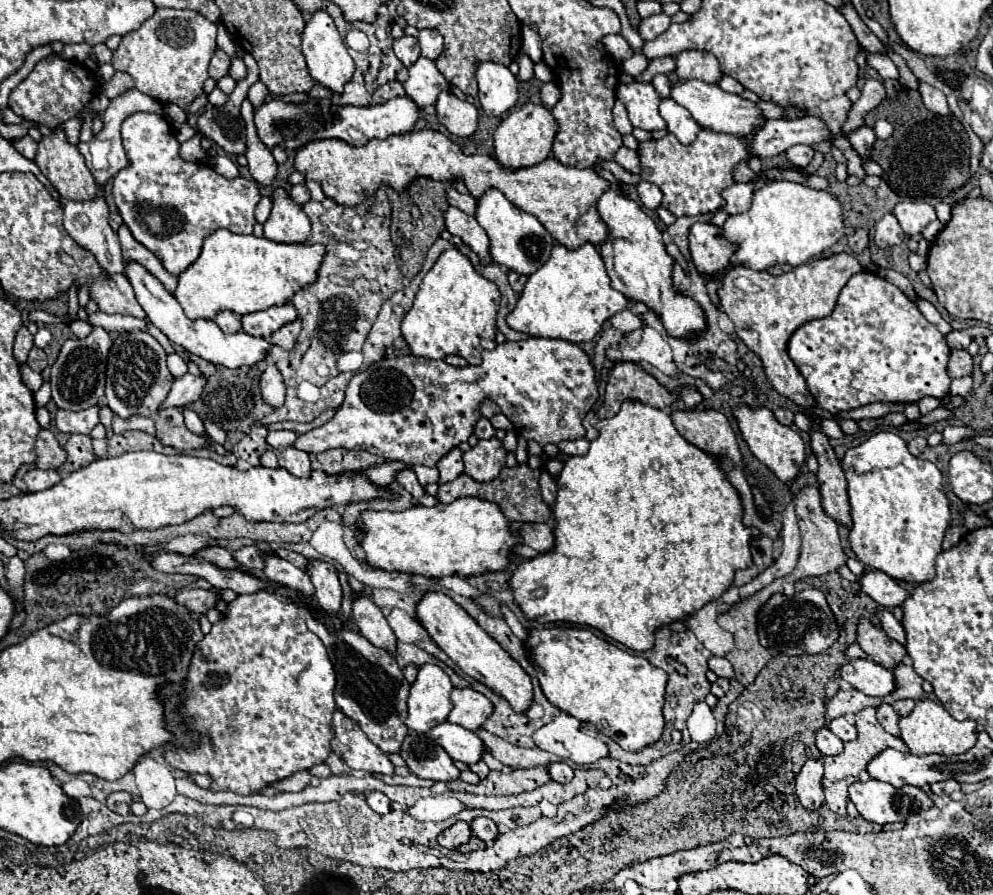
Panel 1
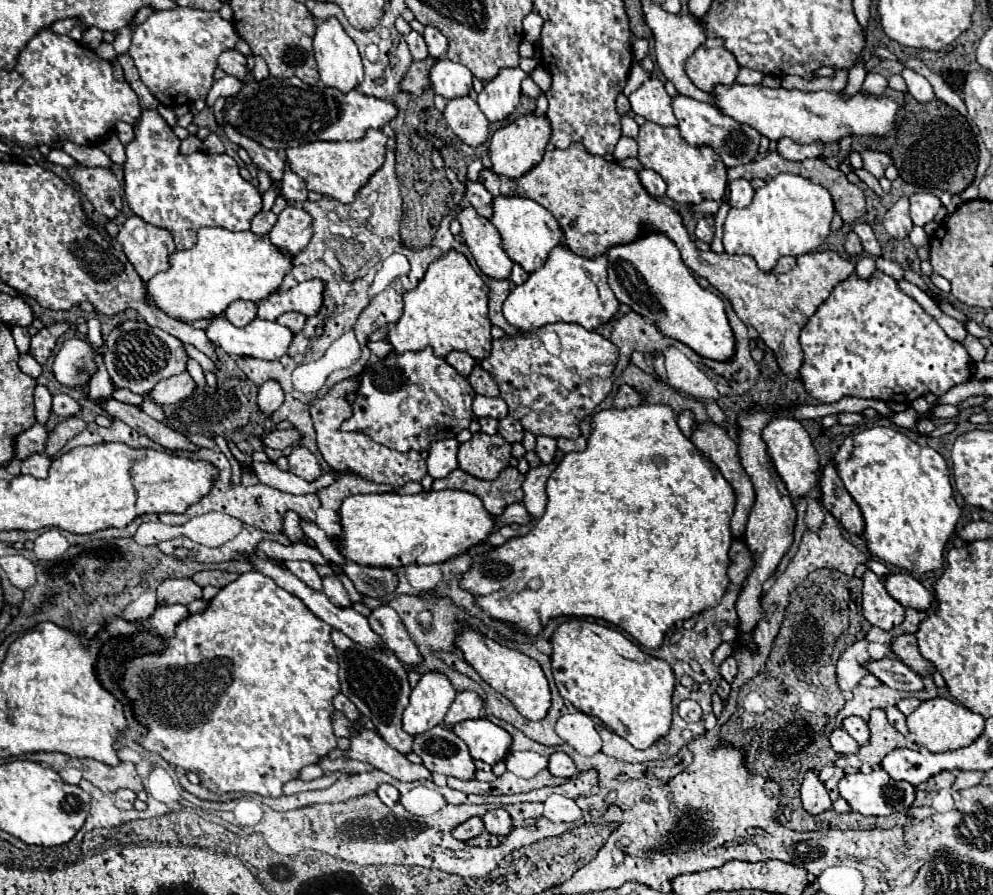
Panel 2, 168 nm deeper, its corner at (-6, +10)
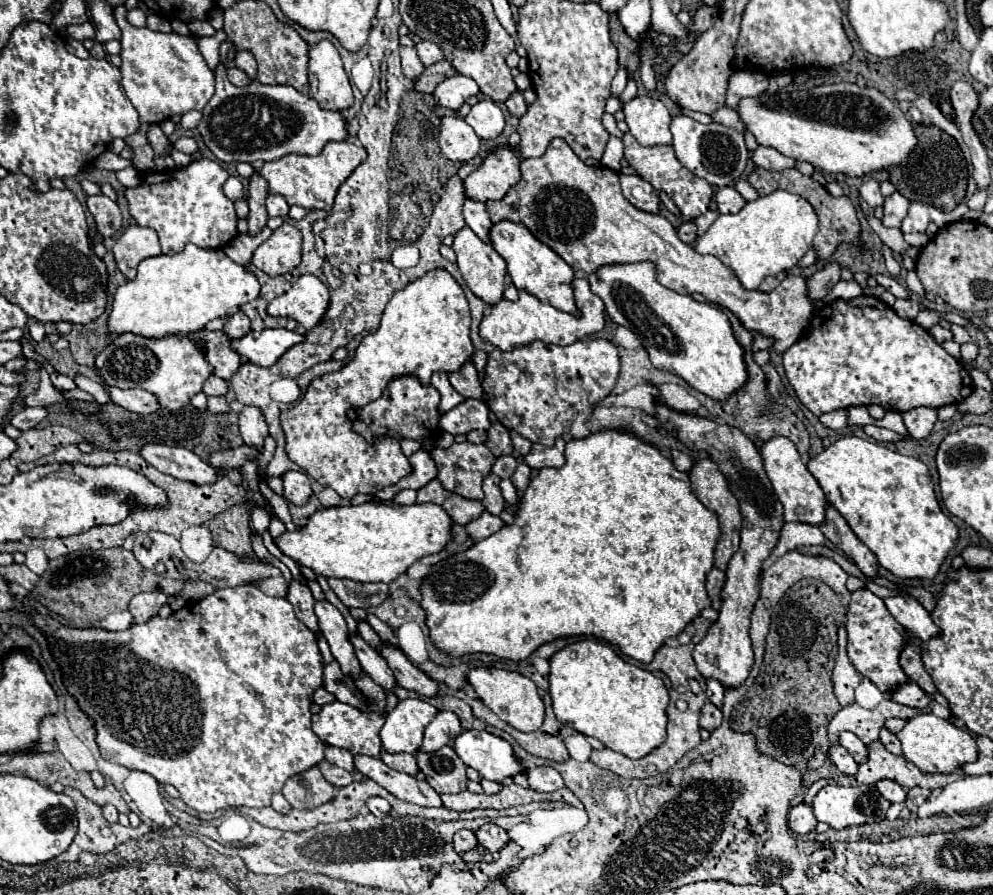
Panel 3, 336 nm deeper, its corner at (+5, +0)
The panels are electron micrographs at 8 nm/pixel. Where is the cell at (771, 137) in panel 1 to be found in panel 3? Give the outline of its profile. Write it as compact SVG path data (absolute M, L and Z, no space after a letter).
M675 116L671 120L671 134L673 134L673 148L677 160L689 168L693 174L705 178L709 184L723 188L735 184L741 174L745 172L749 150L745 146L743 134L735 128L727 128L723 124L701 124L689 116Z

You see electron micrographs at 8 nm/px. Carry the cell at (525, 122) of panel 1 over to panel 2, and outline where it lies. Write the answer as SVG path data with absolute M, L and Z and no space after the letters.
M528 114L528 116L514 120L512 124L504 126L504 128L500 128L492 134L490 148L488 148L488 154L490 154L490 160L492 160L490 170L496 172L498 176L520 178L522 174L532 170L542 160L546 146L548 146L548 140L550 140L550 124L544 116L538 118L534 114Z

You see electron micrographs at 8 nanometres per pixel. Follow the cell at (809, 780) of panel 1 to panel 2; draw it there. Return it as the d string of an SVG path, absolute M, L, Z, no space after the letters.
M808 770L802 782L802 806L808 814L822 814L826 810L830 810L832 800L824 788L824 784L818 780L818 774L814 770Z

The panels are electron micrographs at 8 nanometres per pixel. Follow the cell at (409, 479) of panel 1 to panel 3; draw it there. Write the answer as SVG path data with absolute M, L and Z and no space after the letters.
M431 270L425 276L417 278L415 282L407 284L403 290L393 294L389 300L381 326L377 332L371 332L359 344L353 360L343 366L339 372L325 374L309 384L305 396L289 410L281 414L281 426L287 436L287 454L289 458L301 466L309 476L313 476L321 486L333 488L341 498L351 500L357 494L377 494L385 486L397 484L401 478L411 474L411 464L407 456L401 452L401 446L395 438L377 438L377 442L367 444L359 434L353 434L351 420L347 418L349 408L361 408L371 400L377 400L387 382L397 376L415 374L421 384L429 384L433 372L453 372L461 370L465 362L473 356L473 344L469 338L471 314L469 302L463 294L463 288L455 282L455 278L447 270Z

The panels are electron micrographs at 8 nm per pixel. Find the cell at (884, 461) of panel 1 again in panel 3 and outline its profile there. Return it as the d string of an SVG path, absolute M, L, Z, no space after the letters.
M847 436L807 462L827 500L841 512L855 536L877 556L877 564L901 580L933 578L959 532L943 514L929 468L877 442Z

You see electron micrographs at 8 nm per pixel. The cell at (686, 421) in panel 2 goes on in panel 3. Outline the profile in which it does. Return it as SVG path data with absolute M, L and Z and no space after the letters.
M671 450L671 456L673 456L673 464L683 472L689 472L689 468L693 466L693 460L681 450Z

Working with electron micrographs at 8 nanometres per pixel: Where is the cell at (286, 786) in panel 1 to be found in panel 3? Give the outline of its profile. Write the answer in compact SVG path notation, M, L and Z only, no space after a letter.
M311 768L289 778L283 786L283 796L293 808L311 810L333 798L333 786L321 776L319 768Z

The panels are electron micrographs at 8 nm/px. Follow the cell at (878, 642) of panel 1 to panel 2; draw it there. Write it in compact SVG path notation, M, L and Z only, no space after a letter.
M902 634L898 636L892 644L890 650L908 666L912 668L916 674L920 676L932 676L936 672L934 664L928 662L920 652L918 652L918 644L916 644L916 636L914 634Z

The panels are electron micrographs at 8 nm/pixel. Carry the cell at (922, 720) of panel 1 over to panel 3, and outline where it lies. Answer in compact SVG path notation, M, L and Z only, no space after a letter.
M921 712L915 718L907 720L905 728L901 732L897 732L897 738L901 740L903 746L903 756L913 762L919 770L925 772L953 772L957 768L961 768L961 764L965 762L973 762L973 758L977 758L977 744L975 738L955 726L953 722L945 720L945 718L937 718L931 712Z

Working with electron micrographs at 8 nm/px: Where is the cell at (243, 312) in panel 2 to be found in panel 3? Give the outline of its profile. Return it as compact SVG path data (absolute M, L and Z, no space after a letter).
M235 310L235 312L231 314L231 318L229 318L229 320L225 322L225 326L223 326L223 332L225 332L231 340L249 334L249 330L251 330L249 318L247 318L241 310Z

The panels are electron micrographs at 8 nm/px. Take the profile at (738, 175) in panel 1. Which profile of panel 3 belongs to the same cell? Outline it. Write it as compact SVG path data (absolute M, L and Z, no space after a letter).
M755 168L749 176L747 176L747 182L759 192L759 196L765 196L773 190L789 190L793 194L799 194L803 196L805 200L811 202L811 206L815 208L817 216L819 216L819 236L815 236L813 240L813 248L817 250L817 256L819 258L829 258L837 244L841 242L857 242L859 240L859 232L861 232L861 226L859 226L859 220L857 220L857 214L855 214L855 208L851 204L851 200L847 196L841 196L841 198L833 198L819 182L815 182L811 176L803 176L797 168L791 168L791 170L783 170L783 172L771 172L771 170L761 170L761 168Z

